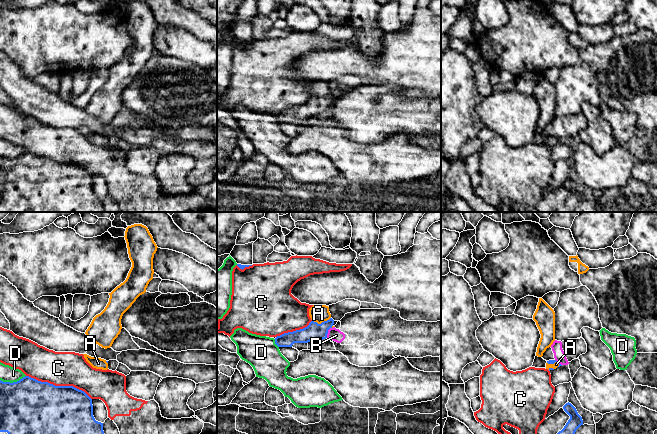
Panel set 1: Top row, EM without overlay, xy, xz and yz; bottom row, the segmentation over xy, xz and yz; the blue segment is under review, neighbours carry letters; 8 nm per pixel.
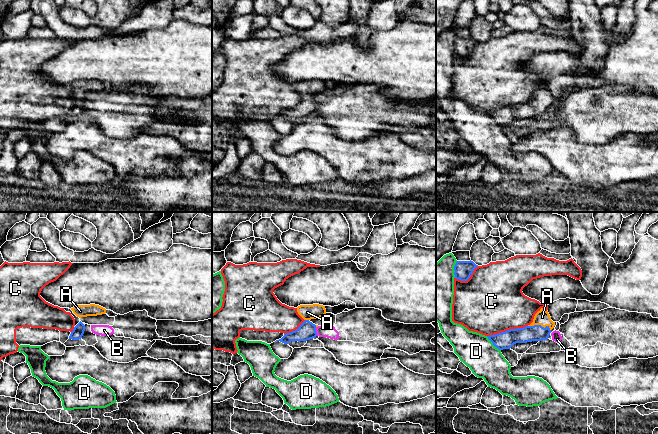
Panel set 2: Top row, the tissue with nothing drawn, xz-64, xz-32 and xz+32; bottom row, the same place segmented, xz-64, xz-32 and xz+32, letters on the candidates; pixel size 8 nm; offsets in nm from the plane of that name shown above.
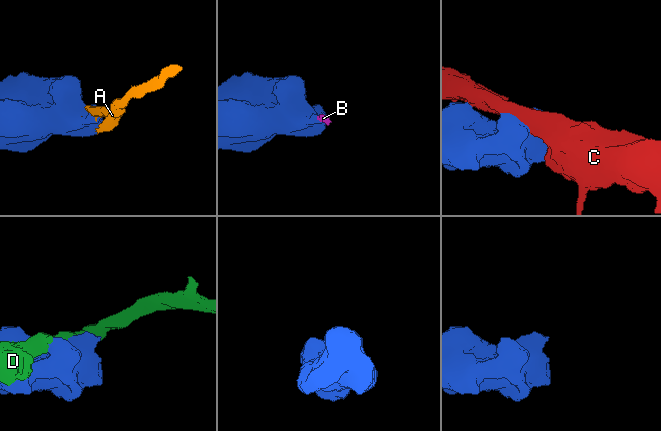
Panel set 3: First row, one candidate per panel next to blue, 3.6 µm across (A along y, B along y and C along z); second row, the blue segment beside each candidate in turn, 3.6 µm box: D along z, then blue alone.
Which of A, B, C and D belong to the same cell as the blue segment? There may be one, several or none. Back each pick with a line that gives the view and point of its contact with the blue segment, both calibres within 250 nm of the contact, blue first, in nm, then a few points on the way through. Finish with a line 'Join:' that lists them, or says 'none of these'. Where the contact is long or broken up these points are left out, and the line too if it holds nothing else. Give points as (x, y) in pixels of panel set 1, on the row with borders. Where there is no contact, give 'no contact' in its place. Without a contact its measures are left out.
A: xz (322, 322) | 140/140 nm
Join: A

